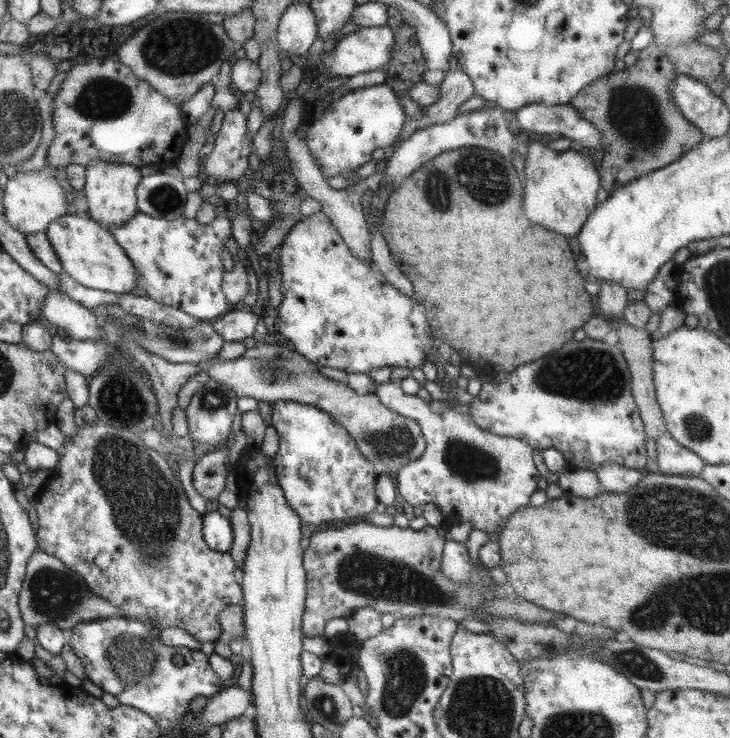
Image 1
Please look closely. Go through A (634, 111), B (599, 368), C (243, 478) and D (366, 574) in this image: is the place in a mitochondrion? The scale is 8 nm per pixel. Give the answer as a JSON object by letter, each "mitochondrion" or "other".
{"A":"mitochondrion","B":"mitochondrion","C":"other","D":"mitochondrion"}

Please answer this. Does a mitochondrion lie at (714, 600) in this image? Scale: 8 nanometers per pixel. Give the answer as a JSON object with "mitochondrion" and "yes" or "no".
{"mitochondrion":"yes"}

